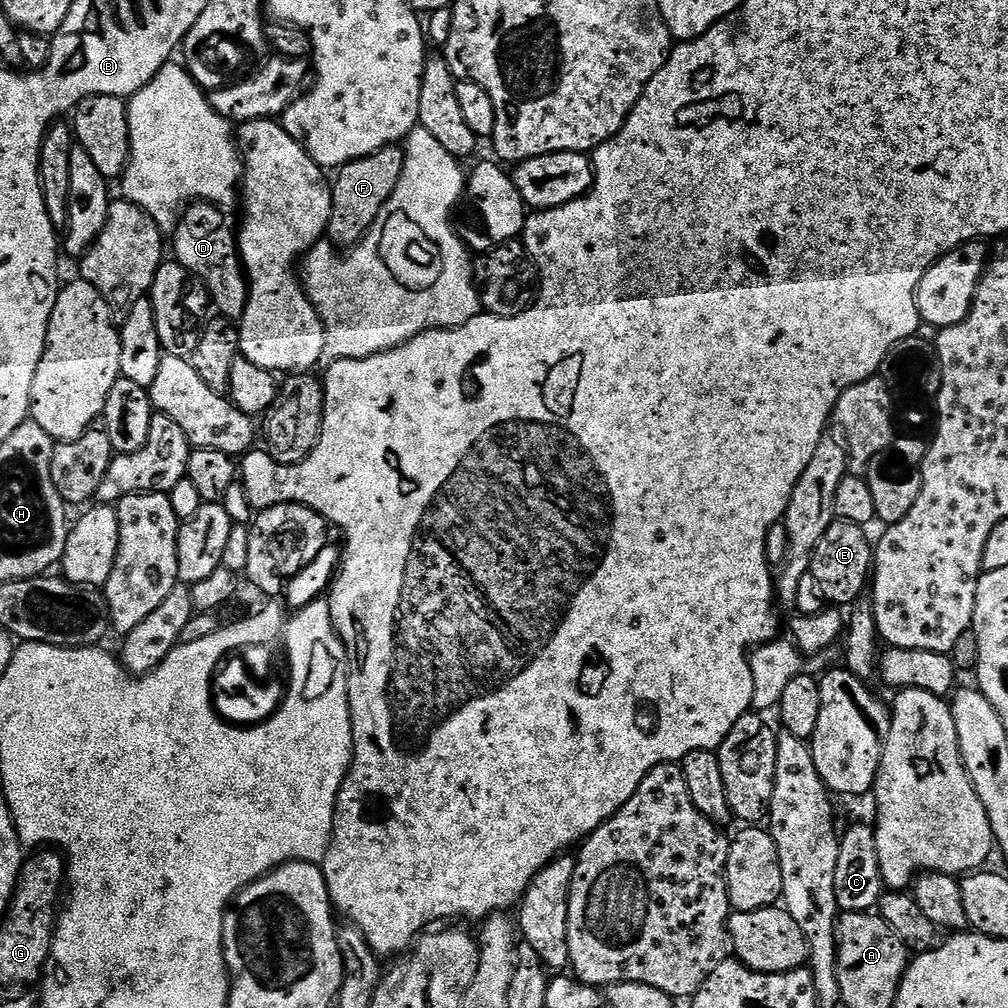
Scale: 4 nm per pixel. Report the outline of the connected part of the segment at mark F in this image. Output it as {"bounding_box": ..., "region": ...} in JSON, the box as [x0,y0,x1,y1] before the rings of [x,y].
{"bounding_box":[326,146,406,249],"region":[[[400,146],[383,148],[366,158],[358,158],[354,162],[343,164],[335,173],[336,180],[334,176],[331,181],[332,209],[326,236],[337,249],[355,248],[374,226],[378,214],[388,204],[402,178],[406,155],[405,149],[402,149]]]}

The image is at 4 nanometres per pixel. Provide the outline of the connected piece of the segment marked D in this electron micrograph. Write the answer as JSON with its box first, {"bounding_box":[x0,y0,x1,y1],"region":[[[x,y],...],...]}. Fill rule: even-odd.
{"bounding_box":[170,202,248,322],"region":[[[207,202],[189,204],[180,214],[175,232],[170,236],[170,252],[175,263],[197,276],[208,287],[210,304],[225,320],[239,322],[243,318],[248,300],[248,273],[240,259],[238,228],[224,220],[219,207]]]}

